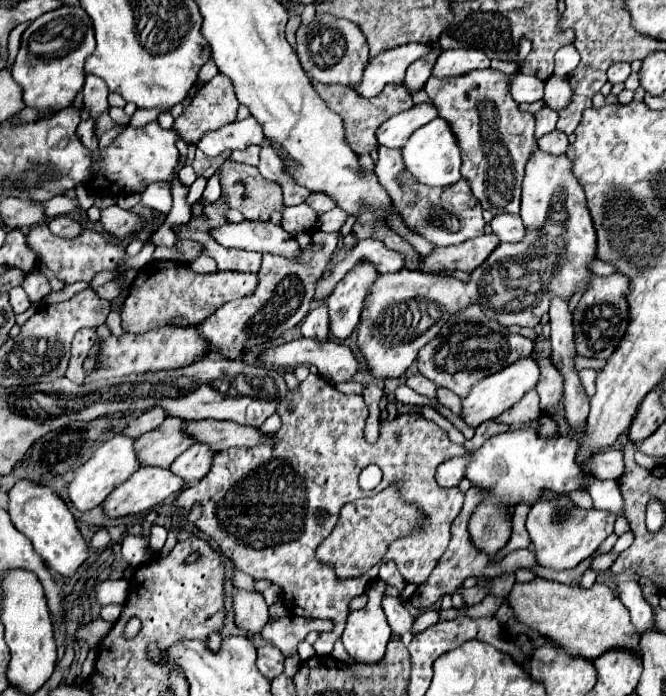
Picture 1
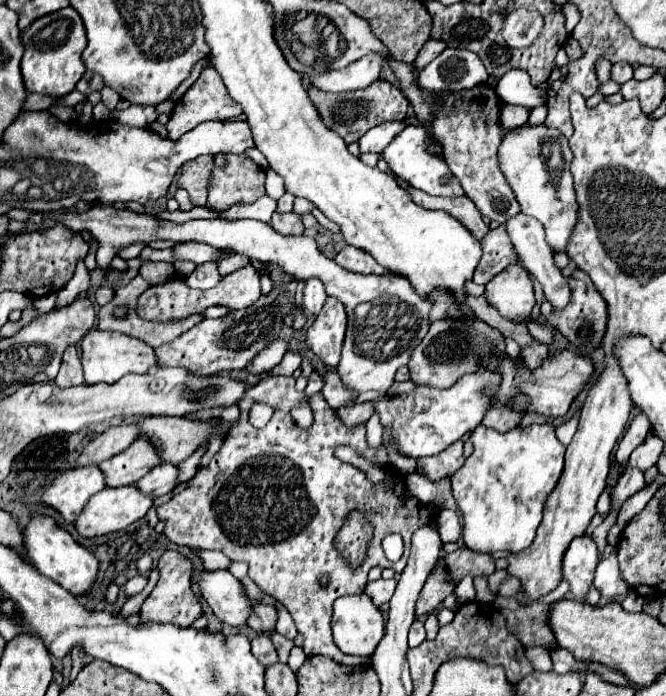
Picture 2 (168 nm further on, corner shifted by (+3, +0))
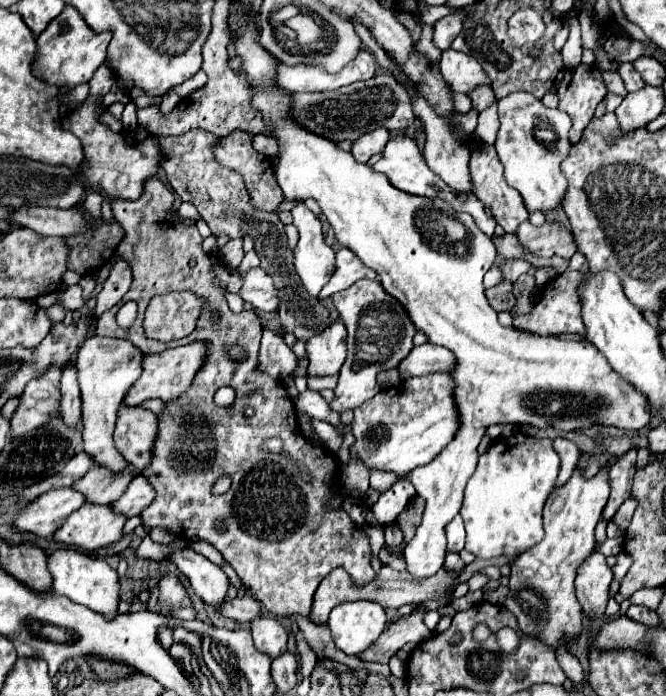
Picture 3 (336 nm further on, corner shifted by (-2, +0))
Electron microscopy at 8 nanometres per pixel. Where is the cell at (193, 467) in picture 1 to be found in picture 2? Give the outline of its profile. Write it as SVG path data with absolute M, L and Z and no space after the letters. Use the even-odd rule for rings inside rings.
M161 463L157 467L153 467L143 479L139 479L135 485L143 491L143 493L149 493L153 497L159 497L159 495L165 495L169 493L175 483L177 483L177 477L179 477L179 467L173 465L173 463Z

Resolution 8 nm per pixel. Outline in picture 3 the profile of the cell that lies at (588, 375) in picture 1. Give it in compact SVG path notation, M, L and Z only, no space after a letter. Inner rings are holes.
M558 437L552 443L554 443L554 451L558 451L558 457L560 457L560 471L558 471L558 479L554 483L554 489L558 489L570 479L570 475L572 475L572 471L576 467L580 449L578 449L576 443L572 443L572 441L564 439L564 437Z

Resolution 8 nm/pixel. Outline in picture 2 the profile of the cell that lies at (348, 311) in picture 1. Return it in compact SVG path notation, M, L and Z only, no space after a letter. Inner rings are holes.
M327 297L323 311L307 331L305 345L329 367L335 367L341 359L341 347L347 329L347 313L341 301Z

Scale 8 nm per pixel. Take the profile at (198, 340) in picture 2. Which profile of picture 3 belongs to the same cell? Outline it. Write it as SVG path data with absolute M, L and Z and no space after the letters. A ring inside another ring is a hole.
M190 343L184 347L174 347L174 349L166 349L162 353L156 355L144 355L142 359L142 375L138 377L138 381L134 383L134 387L130 387L130 391L126 393L124 403L126 405L140 405L146 399L176 399L178 395L182 395L192 379L196 377L198 369L204 363L204 355L206 355L206 347L204 343Z

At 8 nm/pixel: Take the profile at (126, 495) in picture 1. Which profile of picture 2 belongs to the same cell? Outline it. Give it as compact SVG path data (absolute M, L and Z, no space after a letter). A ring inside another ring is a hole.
M125 485L125 487L107 487L99 493L95 493L89 503L85 505L83 513L77 517L75 527L83 537L95 537L95 535L107 535L107 533L115 533L121 531L125 527L129 527L131 523L143 519L147 515L147 511L153 505L153 497L151 495L141 495L141 491L137 491L135 485Z

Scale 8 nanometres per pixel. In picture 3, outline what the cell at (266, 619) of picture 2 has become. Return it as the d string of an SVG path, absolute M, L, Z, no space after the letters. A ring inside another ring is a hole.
M244 595L242 599L234 597L234 599L226 599L226 603L222 603L218 613L238 623L250 623L250 619L260 615L260 603L252 595Z

